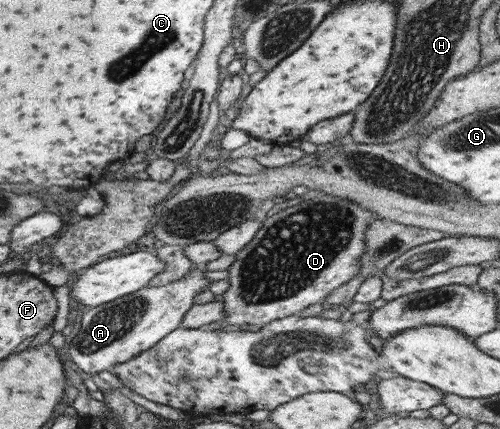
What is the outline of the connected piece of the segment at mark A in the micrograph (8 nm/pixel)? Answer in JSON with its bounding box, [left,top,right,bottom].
[66,269,211,375]

